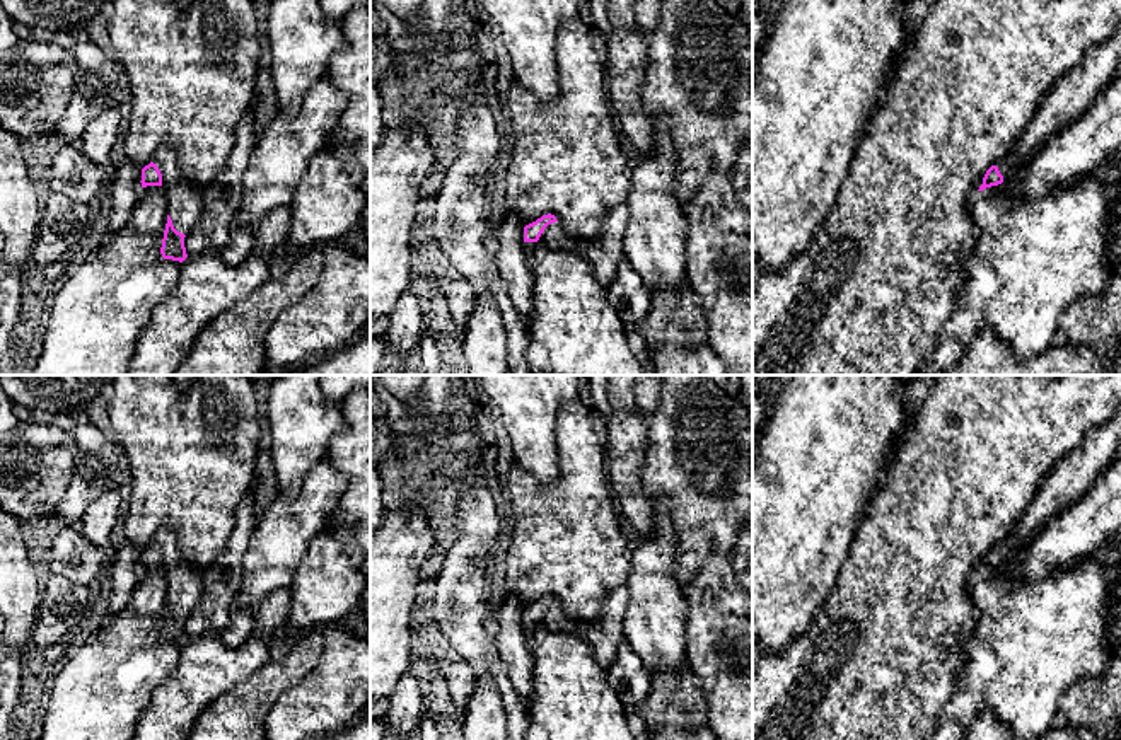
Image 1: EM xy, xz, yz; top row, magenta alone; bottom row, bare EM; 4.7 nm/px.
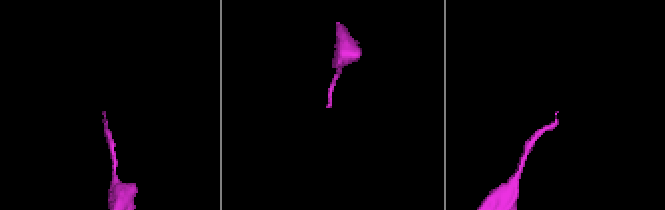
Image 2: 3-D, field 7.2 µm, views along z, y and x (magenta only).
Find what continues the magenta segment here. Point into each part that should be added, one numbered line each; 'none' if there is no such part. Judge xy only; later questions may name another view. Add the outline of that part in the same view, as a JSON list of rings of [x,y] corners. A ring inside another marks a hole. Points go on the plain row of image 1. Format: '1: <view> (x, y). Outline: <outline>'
1: xy (185, 583). Outline: [[[169,529],[155,534],[152,542],[162,556],[162,569],[167,578],[169,598],[177,614],[188,616],[203,590],[203,573],[191,568],[179,552],[176,535]]]

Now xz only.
1: xz (555, 618). Outline: [[[558,604],[549,605],[537,624],[555,633],[582,633],[584,629],[584,626],[572,619]]]

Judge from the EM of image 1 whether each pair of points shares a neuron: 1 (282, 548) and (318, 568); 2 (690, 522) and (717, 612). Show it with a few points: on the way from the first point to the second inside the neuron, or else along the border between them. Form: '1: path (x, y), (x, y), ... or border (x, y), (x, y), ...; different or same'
1: border (325, 526), (309, 541), (294, 580), (287, 587); different
2: border (729, 554), (712, 554), (681, 585); different

